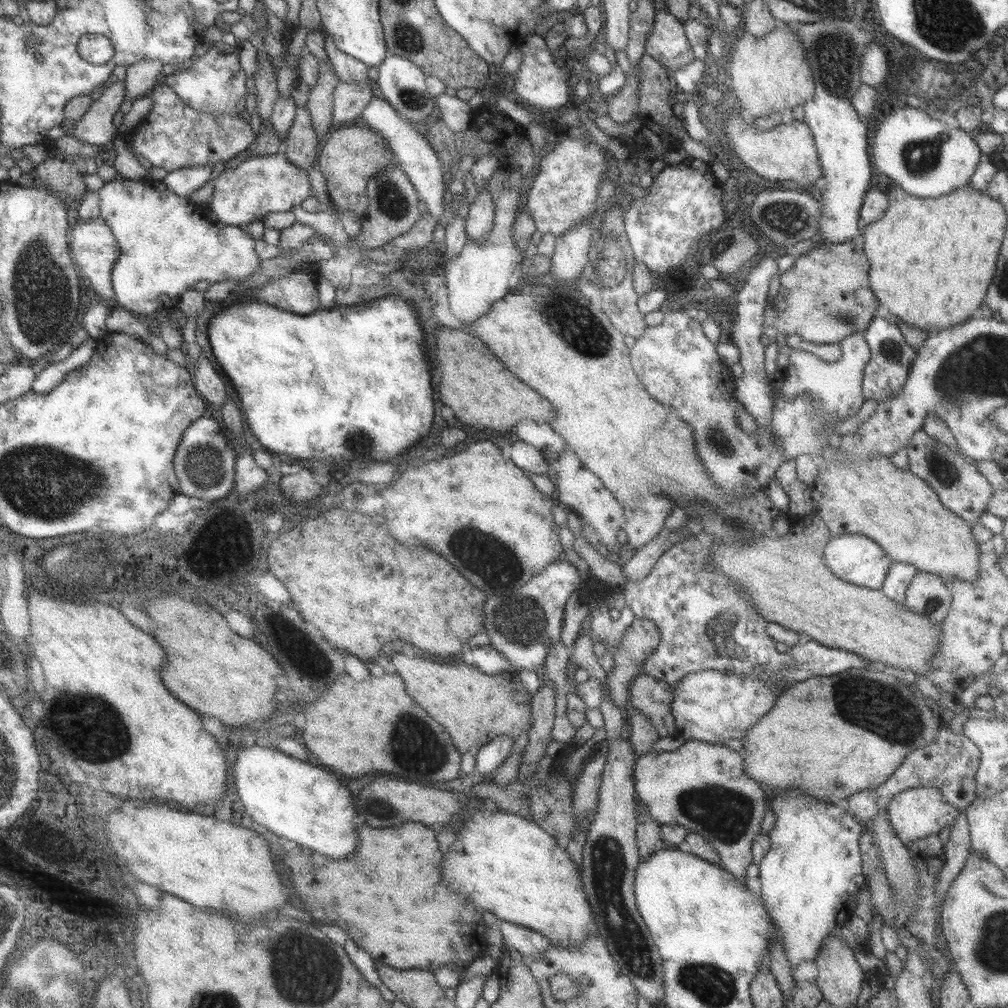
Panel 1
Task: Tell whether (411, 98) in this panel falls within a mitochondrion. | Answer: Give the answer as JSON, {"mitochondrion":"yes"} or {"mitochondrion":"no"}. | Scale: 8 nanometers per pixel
{"mitochondrion":"yes"}

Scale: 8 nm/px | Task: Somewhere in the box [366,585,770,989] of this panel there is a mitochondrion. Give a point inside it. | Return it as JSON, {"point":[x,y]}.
{"point":[608,869]}

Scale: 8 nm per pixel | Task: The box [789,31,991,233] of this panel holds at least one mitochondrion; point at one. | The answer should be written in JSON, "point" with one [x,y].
{"point":[921,156]}

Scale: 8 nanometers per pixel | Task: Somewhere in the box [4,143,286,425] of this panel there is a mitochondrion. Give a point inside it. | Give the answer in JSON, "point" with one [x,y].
{"point":[42,288]}

